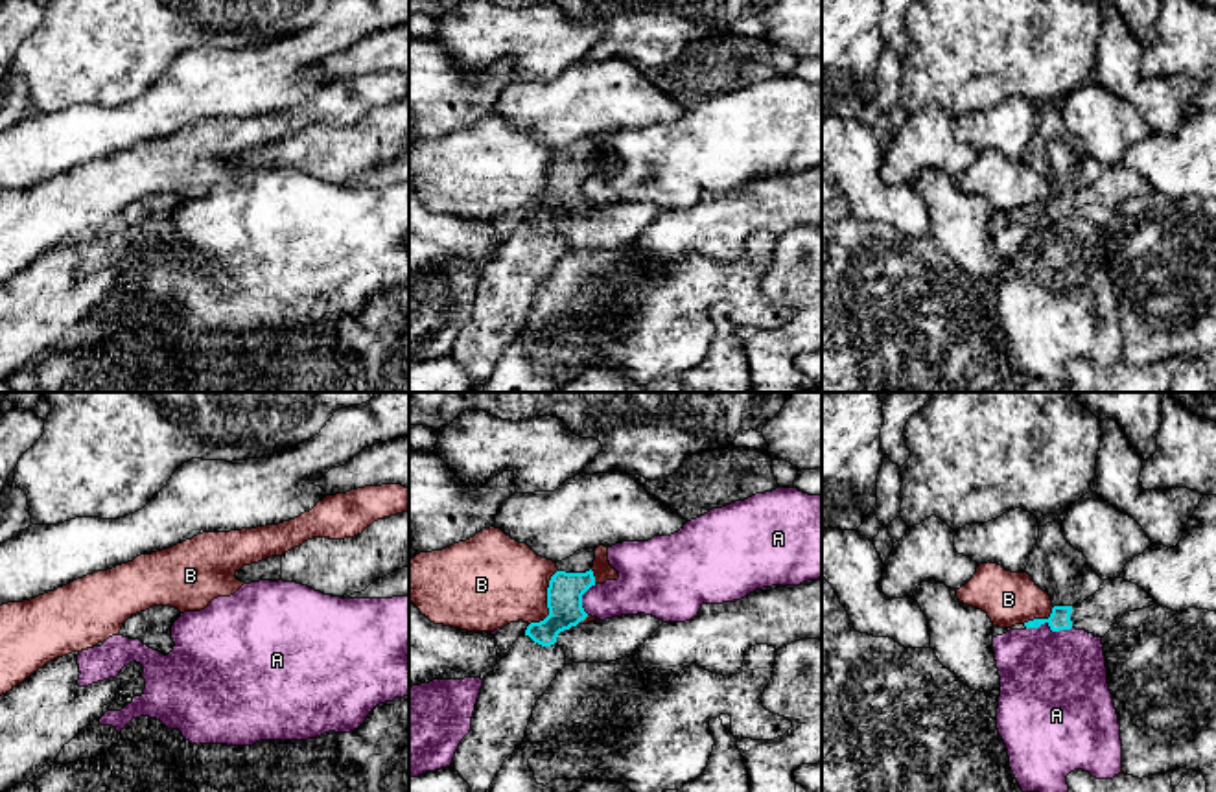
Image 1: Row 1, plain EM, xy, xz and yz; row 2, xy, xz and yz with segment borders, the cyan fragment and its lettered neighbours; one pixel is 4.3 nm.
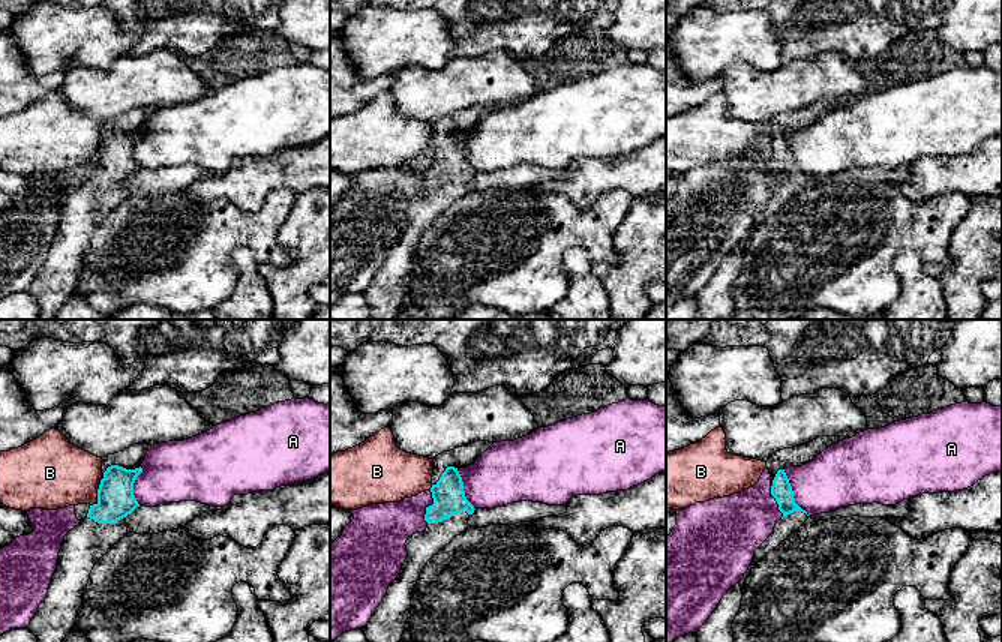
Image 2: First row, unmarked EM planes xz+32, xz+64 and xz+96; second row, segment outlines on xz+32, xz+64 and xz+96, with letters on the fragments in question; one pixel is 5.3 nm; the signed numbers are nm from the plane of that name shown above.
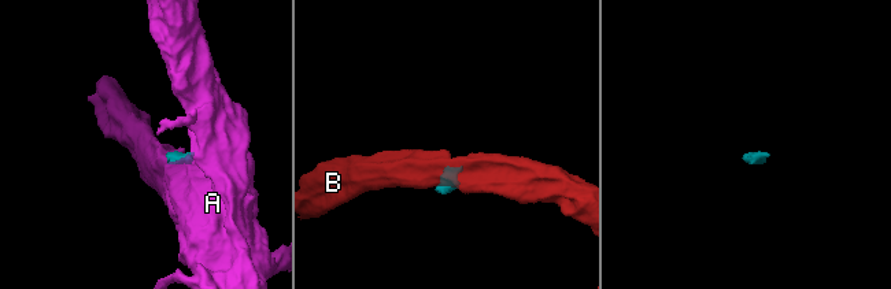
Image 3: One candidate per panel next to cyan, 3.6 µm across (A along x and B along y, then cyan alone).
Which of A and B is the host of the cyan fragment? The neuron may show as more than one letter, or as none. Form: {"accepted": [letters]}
{"accepted": []}

